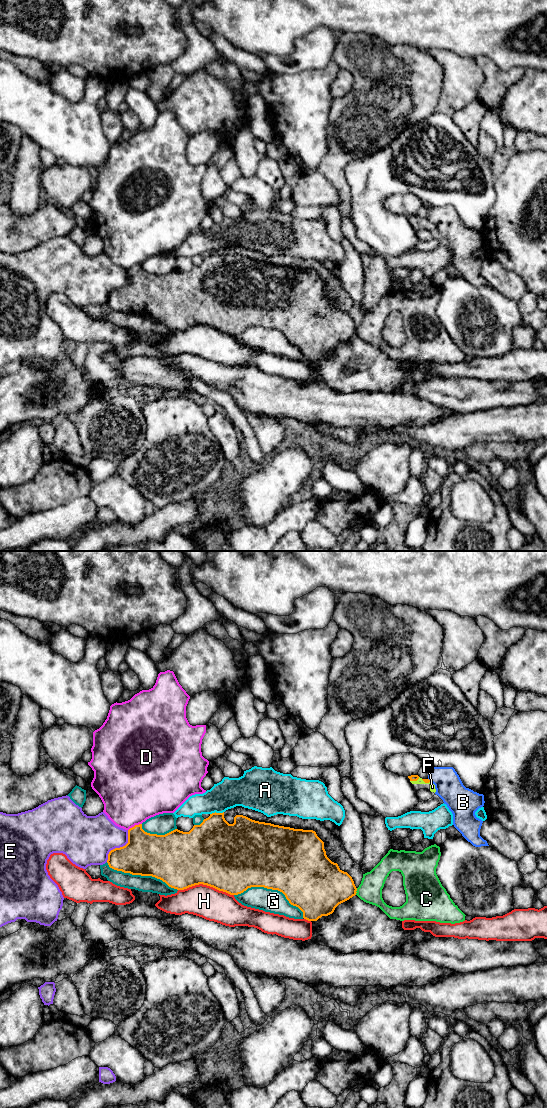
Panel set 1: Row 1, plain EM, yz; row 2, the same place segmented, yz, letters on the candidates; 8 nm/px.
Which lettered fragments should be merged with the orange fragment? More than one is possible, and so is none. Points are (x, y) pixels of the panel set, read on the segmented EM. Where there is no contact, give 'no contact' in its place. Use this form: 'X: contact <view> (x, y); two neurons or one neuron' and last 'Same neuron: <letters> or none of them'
A: contact yz (215, 812); two neurons
B: contact yz (429, 780); two neurons
C: contact yz (356, 890); two neurons
D: contact yz (135, 825); two neurons
E: contact yz (120, 847); two neurons
F: contact yz (414, 780); one neuron
G: contact yz (272, 889); two neurons
H: contact yz (206, 884); two neurons
Same neuron: F

